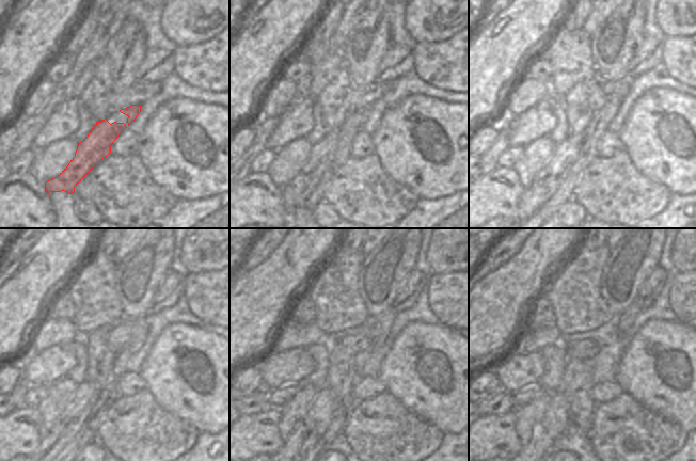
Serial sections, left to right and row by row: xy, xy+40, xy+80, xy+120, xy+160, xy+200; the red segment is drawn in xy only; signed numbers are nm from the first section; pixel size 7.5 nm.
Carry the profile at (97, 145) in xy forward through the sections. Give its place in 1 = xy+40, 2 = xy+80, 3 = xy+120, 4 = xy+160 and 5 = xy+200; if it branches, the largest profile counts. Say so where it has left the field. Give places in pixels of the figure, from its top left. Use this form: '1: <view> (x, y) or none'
1: xy+40 (295, 194)
2: xy+80 (546, 184)
3: xy+120 (68, 424)
4: xy+160 (309, 430)
5: xy+200 (556, 417)

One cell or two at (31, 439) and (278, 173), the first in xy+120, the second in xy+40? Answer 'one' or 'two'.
two

